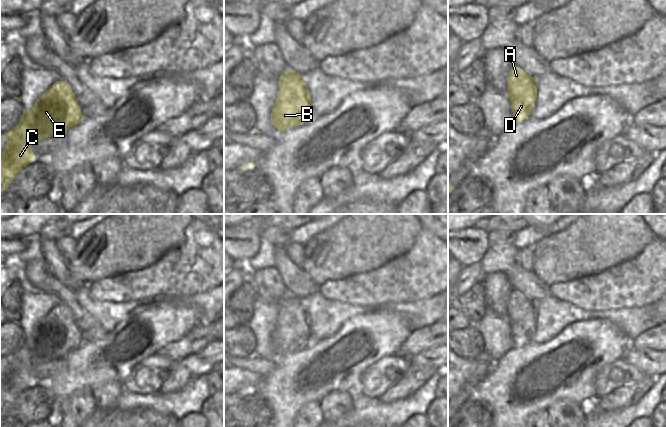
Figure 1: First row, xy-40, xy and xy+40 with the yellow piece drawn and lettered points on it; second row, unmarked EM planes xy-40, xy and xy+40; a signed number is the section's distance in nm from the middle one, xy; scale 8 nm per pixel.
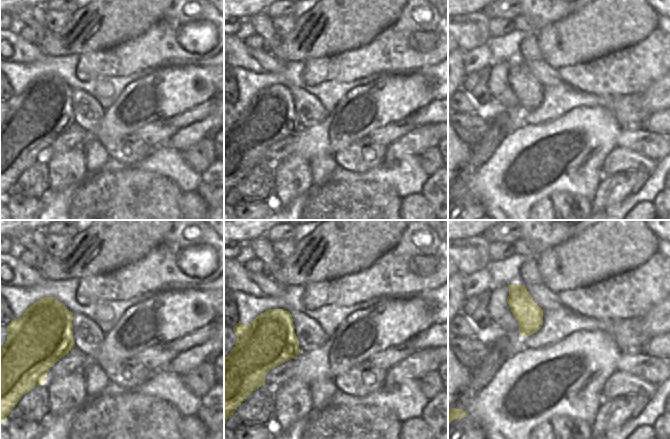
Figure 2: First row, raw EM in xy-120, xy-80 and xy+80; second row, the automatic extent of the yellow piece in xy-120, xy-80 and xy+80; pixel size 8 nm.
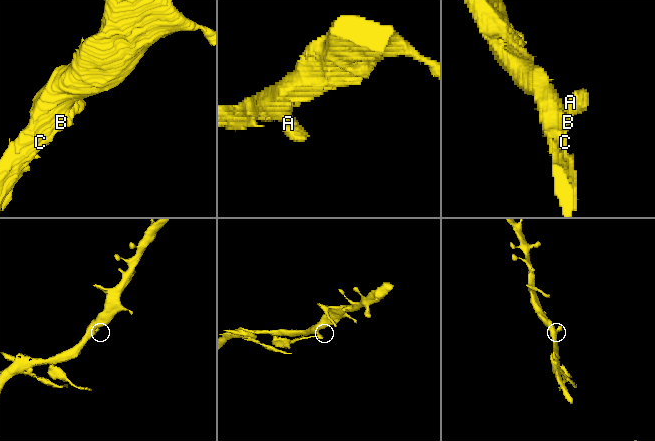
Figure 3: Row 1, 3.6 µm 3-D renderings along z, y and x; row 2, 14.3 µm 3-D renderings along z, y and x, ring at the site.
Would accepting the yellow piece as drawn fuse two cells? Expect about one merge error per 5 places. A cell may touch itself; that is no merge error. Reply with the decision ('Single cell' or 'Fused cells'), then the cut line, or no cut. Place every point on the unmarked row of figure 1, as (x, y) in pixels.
Single cell. No split.

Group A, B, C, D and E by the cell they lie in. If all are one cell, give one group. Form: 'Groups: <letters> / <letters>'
Groups: A B C D E.

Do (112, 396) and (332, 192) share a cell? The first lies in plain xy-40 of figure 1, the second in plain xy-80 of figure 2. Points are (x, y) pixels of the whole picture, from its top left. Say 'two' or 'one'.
two

